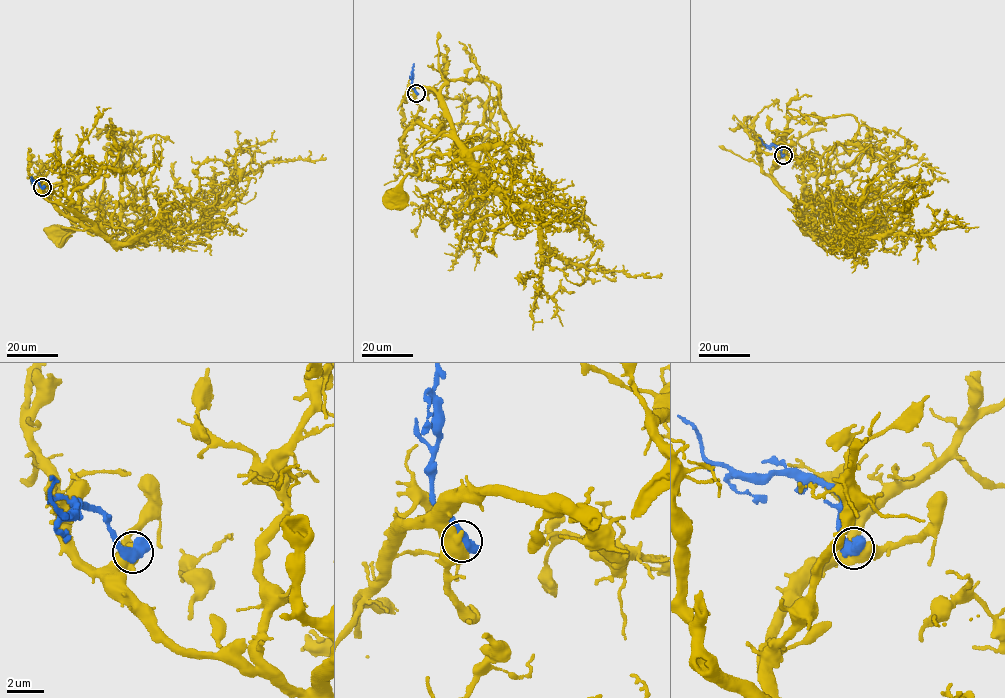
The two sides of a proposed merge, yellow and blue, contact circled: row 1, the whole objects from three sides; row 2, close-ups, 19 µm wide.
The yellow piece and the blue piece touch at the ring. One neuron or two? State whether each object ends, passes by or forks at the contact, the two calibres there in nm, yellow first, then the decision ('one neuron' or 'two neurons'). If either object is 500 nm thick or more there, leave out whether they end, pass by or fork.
550 nm thick on the yellow side, 750 nm on the other; two neurons

